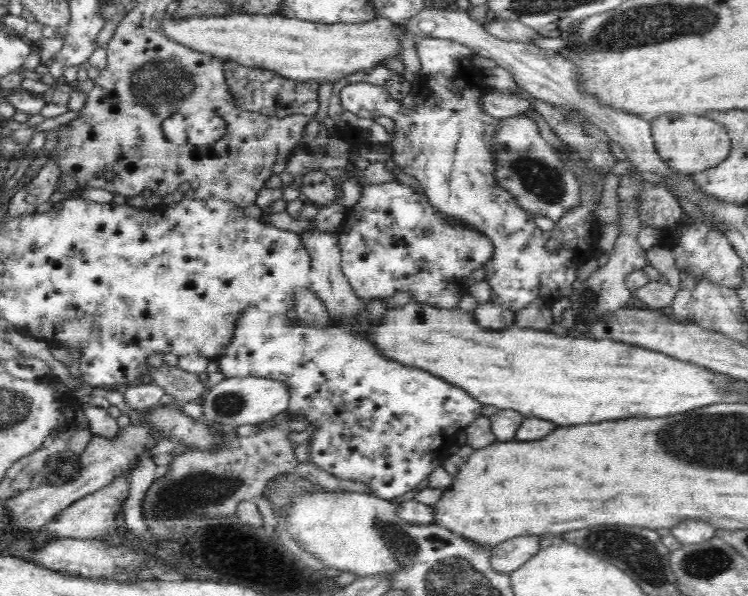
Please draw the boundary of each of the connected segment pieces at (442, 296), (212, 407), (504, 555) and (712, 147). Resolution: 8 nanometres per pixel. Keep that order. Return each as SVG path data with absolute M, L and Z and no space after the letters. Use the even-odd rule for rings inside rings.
M346 164L342 168L347 178L355 180L360 188L356 204L346 211L346 220L337 234L338 248L341 256L341 269L353 286L357 297L368 301L372 298L392 298L396 293L409 291L414 294L416 302L426 302L442 309L454 309L459 299L467 294L470 286L467 274L476 270L491 255L493 246L485 236L450 226L437 216L426 197L410 187L392 182L362 181L364 171L356 164Z
M274 377L229 378L223 379L210 389L203 416L224 426L257 424L289 410L290 402L292 402L292 385Z
M538 535L509 538L497 542L490 554L490 568L496 574L510 577L526 565L540 550Z
M662 113L651 119L651 141L658 159L678 173L693 175L716 166L731 150L731 137L716 121L694 113Z

